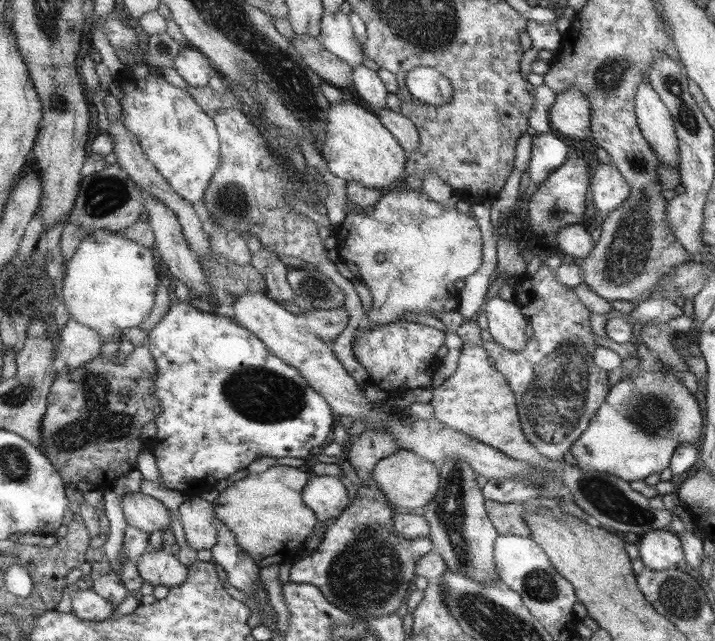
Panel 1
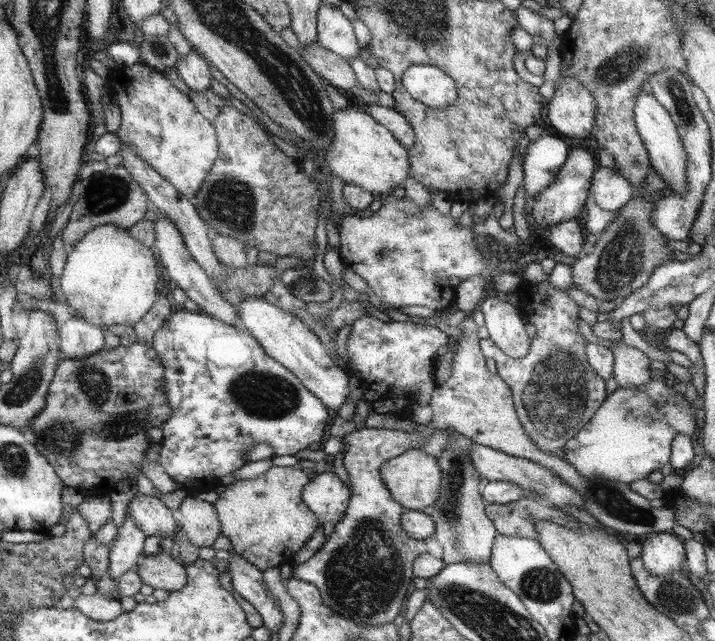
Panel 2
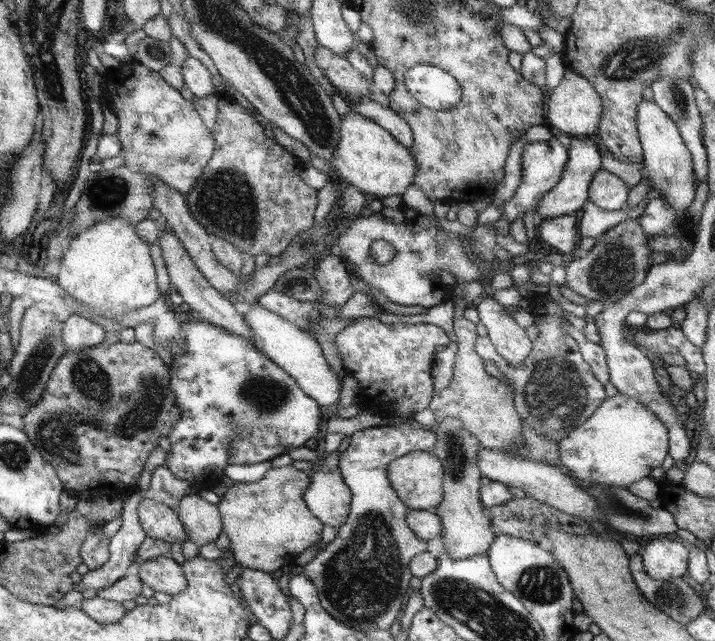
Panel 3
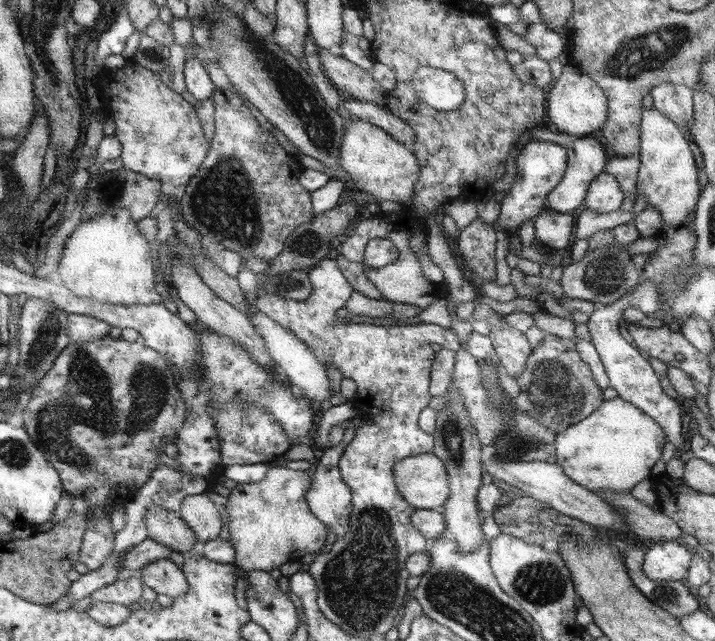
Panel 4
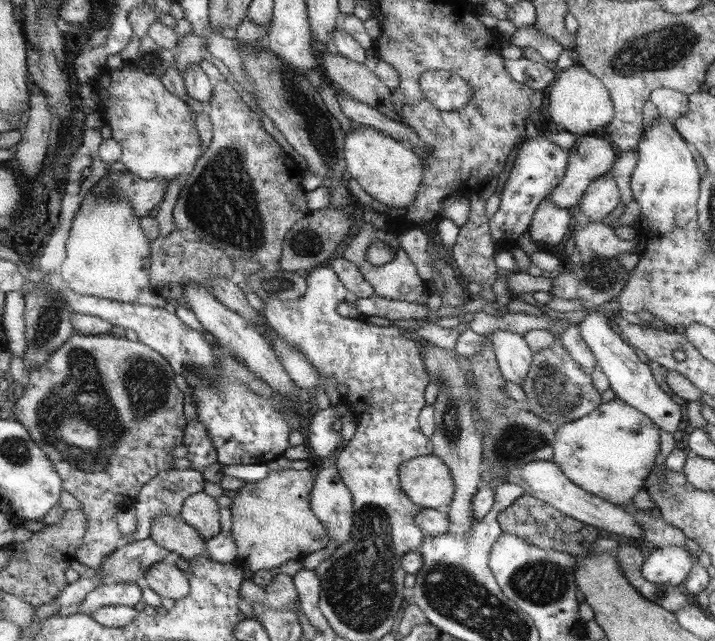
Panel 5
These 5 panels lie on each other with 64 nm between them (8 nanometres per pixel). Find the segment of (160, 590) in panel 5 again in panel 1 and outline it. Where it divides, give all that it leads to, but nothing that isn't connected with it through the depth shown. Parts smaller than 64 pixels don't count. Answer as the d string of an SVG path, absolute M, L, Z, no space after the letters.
M147 546L147 550L135 560L135 566L139 576L153 586L175 588L189 578L189 570L179 564L179 558L169 550L153 550Z

